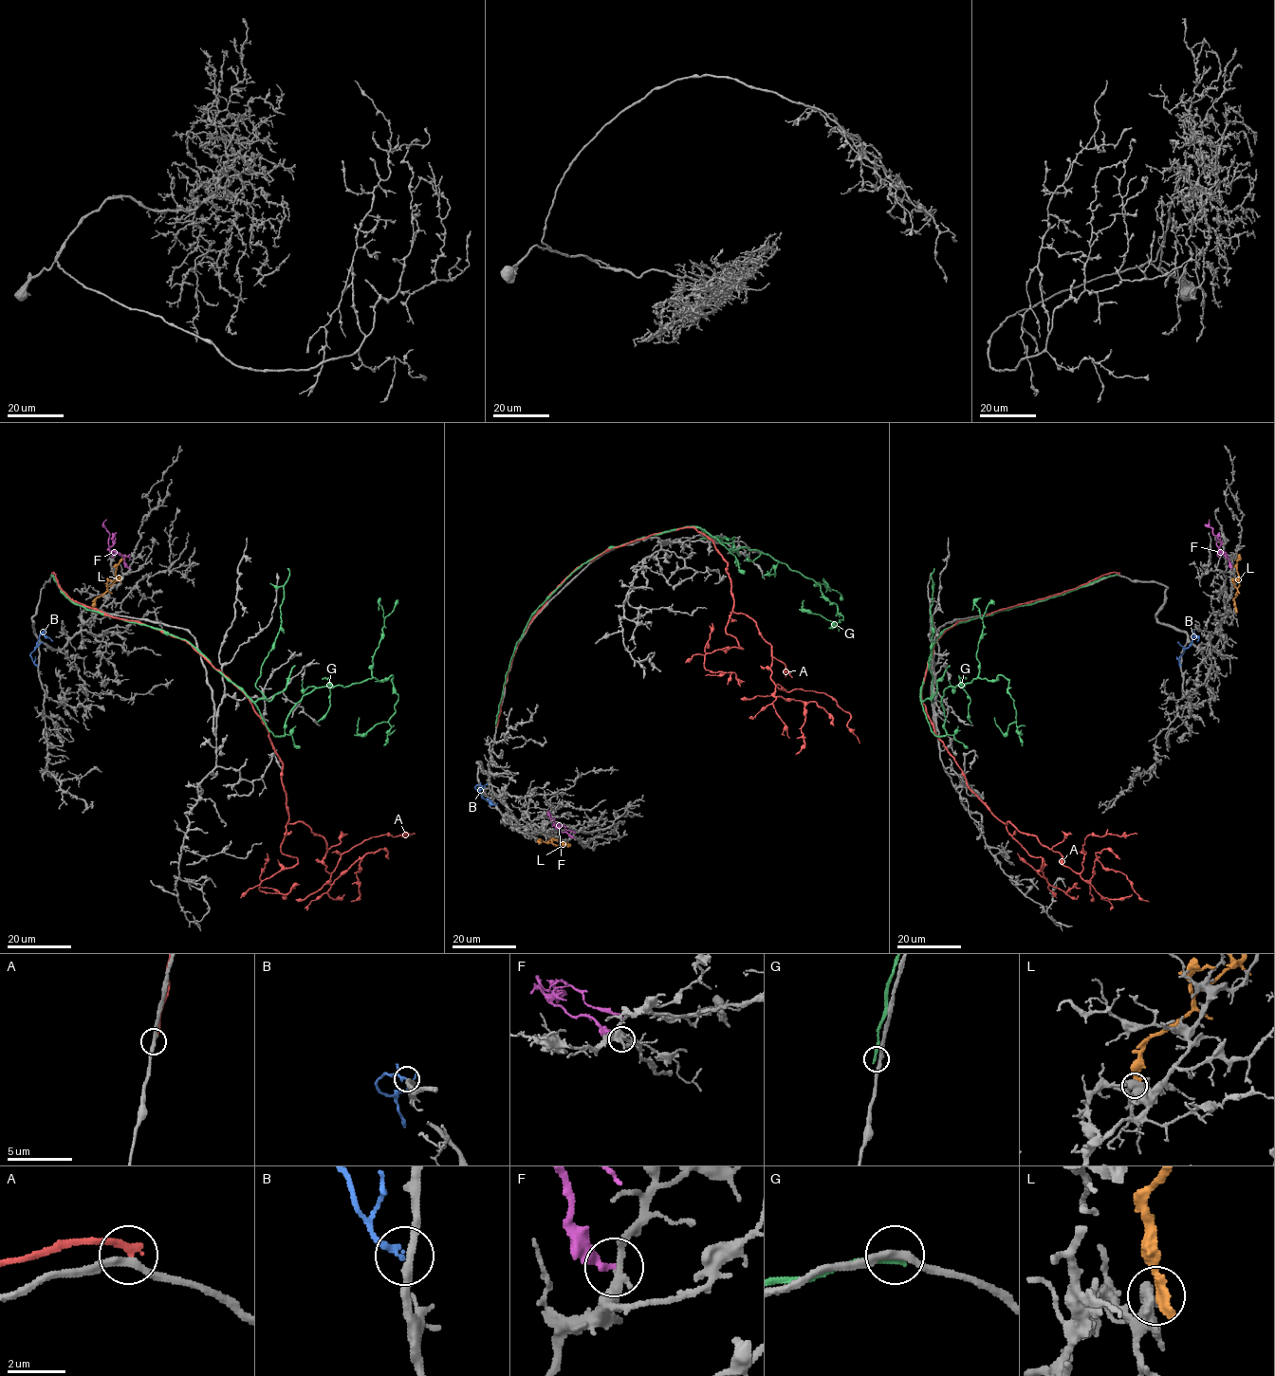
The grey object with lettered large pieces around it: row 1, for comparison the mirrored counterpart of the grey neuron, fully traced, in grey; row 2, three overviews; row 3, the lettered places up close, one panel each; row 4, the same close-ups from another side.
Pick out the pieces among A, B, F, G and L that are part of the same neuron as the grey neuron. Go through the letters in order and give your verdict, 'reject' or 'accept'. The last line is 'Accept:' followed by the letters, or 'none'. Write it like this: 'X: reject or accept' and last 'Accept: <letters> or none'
A: reject
B: reject
F: reject
G: reject
L: reject
Accept: none

